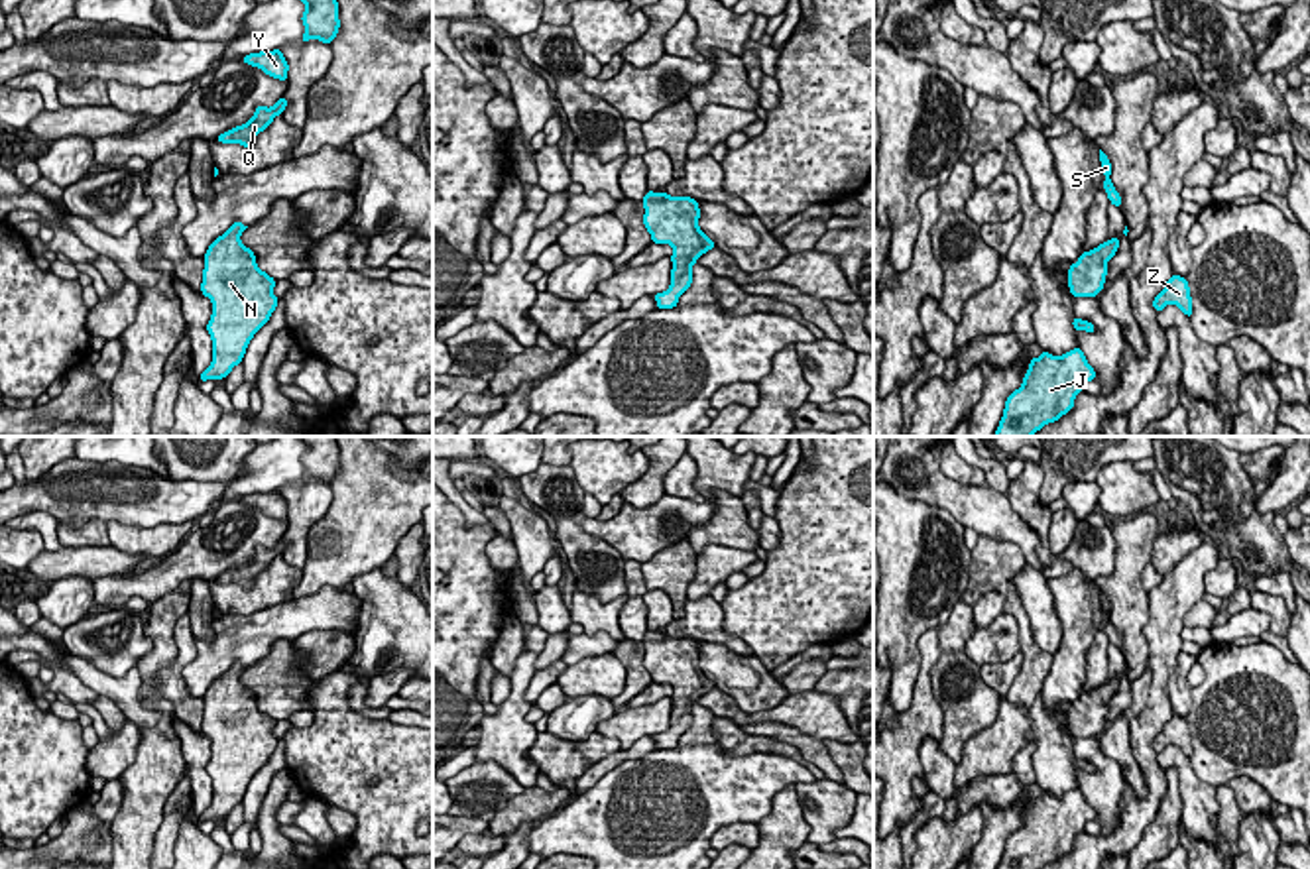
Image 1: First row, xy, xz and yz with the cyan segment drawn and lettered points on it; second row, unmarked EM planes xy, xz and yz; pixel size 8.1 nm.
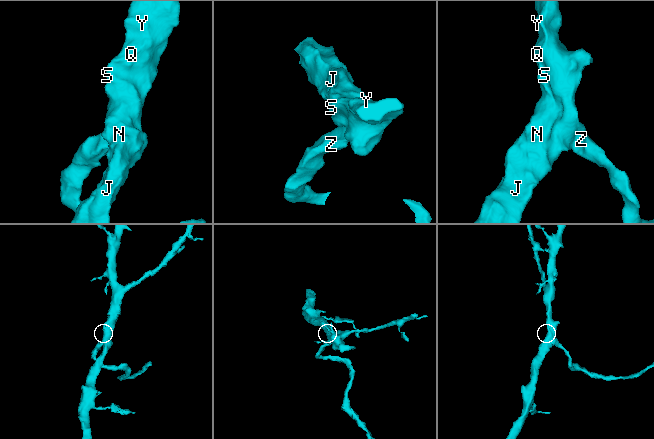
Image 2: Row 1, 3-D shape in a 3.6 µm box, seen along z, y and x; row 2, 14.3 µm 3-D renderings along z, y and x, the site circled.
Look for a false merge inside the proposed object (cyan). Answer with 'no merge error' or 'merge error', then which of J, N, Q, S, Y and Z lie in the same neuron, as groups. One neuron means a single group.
no merge error; groups J N Q S Y Z

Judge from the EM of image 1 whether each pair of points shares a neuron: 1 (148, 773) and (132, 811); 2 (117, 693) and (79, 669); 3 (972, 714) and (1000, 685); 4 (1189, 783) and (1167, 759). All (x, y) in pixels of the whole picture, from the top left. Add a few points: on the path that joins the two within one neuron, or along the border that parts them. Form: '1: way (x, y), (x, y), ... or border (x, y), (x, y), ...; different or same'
1: way (148, 783), (142, 801); same
2: way (107, 685), (89, 677); same
3: border (978, 667), (984, 681), (1002, 696); different
4: way (1187, 775), (1175, 761); same

